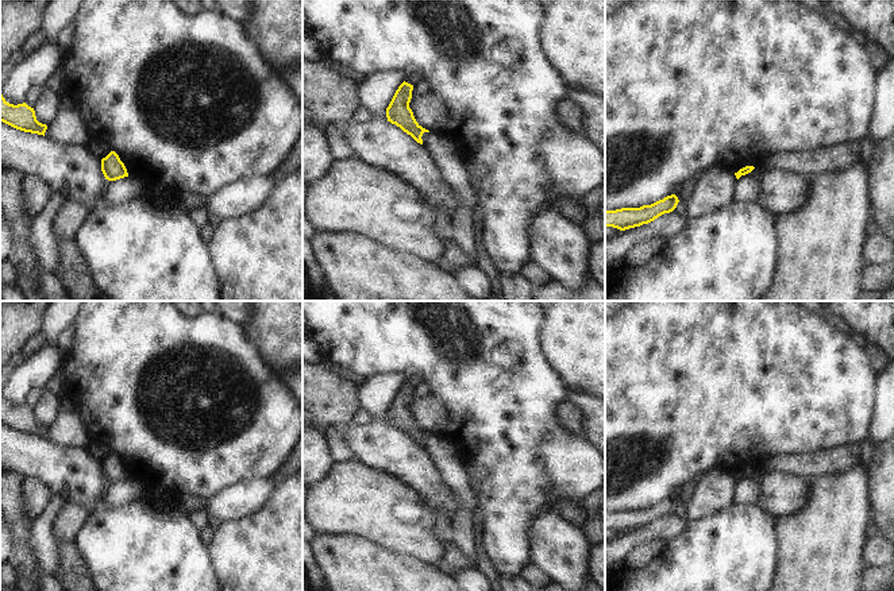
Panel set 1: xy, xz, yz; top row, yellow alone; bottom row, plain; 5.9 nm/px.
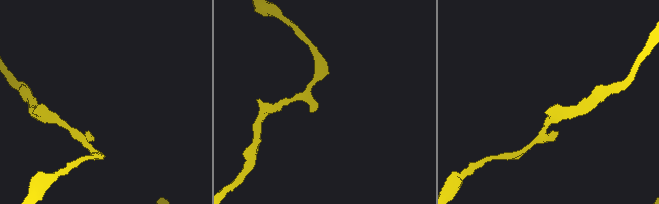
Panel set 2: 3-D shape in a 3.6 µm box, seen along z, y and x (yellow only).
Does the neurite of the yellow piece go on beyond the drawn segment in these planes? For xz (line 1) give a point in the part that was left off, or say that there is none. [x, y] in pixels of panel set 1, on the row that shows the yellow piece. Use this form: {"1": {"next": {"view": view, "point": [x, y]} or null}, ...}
{"1": {"next": null}}

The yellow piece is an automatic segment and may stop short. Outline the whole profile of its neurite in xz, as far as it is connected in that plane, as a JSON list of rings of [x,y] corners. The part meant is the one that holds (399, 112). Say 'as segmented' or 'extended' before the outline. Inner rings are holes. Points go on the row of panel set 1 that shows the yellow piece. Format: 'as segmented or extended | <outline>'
as segmented | [[[402,82],[396,90],[389,107],[386,108],[388,121],[400,127],[404,132],[411,135],[417,143],[423,144],[423,134],[429,132],[423,128],[415,119],[409,103],[412,98],[413,85]]]

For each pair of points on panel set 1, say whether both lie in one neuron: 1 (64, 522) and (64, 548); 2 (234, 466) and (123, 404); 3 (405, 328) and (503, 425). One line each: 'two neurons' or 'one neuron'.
1: two neurons
2: one neuron
3: one neuron

